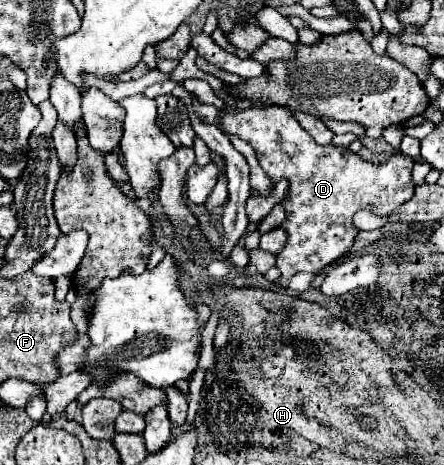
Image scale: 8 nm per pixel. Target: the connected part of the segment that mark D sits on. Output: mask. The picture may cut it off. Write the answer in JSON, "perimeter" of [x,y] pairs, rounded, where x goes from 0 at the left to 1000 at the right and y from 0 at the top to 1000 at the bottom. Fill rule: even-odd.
{"perimeter":[[[437,213],[437,230],[441,230],[446,247],[459,247],[459,256],[468,265],[495,269],[509,286],[554,299],[581,329],[586,359],[599,368],[599,376],[613,385],[613,394],[622,394],[635,381],[644,381],[653,389],[653,411],[635,428],[635,441],[649,454],[644,475],[635,480],[635,492],[649,497],[649,523],[640,527],[635,544],[622,548],[622,574],[635,583],[626,613],[635,613],[635,617],[649,617],[653,596],[676,583],[721,587],[734,570],[743,570],[748,561],[757,561],[761,553],[770,553],[784,540],[784,531],[797,518],[797,505],[806,501],[793,484],[793,467],[806,449],[829,449],[842,462],[874,467],[892,445],[901,445],[910,432],[919,432],[932,419],[932,398],[928,398],[928,381],[923,381],[932,351],[923,338],[914,338],[905,329],[887,329],[865,355],[838,355],[829,346],[815,346],[802,329],[784,325],[779,316],[752,316],[752,312],[725,316],[703,299],[703,290],[694,282],[685,282],[671,269],[671,260],[658,252],[658,243],[640,243],[631,234],[635,226],[608,226],[604,234],[545,234],[532,247],[500,243],[495,256],[491,256],[491,234],[477,226],[450,226]]]}

